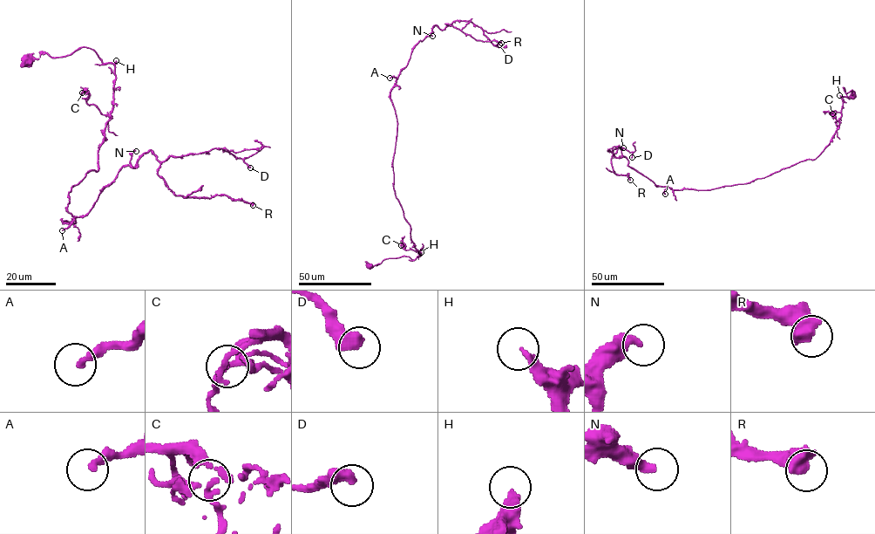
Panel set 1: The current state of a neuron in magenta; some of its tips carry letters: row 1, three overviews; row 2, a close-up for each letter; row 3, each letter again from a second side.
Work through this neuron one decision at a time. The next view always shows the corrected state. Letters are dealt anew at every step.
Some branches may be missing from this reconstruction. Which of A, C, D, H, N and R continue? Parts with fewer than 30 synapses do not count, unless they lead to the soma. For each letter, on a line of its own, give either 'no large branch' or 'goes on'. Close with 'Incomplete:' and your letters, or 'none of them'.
A: no large branch
C: no large branch
D: goes on
H: no large branch
N: no large branch
R: goes on
Incomplete: D, R

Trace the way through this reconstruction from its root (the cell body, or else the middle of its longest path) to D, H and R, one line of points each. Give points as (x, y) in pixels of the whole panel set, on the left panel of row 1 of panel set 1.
D: (28, 61), (90, 47), (114, 66), (98, 170), (63, 222), (149, 150), (223, 148), (250, 167)
H: (28, 61), (31, 63), (45, 53), (54, 58), (69, 56), (81, 47), (91, 49), (103, 63), (116, 60)
R: (28, 61), (90, 47), (114, 66), (98, 170), (63, 222), (149, 150), (176, 195), (253, 205)

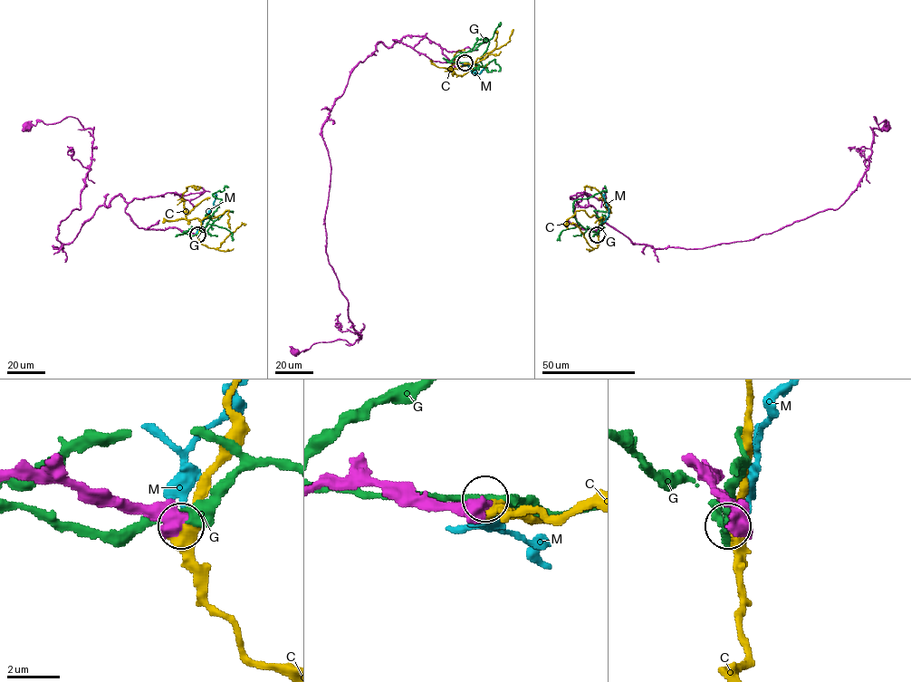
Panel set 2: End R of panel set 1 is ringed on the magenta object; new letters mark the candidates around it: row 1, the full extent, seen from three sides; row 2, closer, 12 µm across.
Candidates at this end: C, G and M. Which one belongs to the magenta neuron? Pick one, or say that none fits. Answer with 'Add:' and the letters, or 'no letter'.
Add: no letter

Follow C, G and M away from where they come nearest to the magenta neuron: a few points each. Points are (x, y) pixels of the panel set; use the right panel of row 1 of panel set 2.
C: (598, 235), (600, 218), (606, 218), (608, 212), (601, 194), (587, 185), (590, 189)
G: (598, 234), (576, 220), (573, 203), (606, 191), (605, 187)
M: (599, 234), (608, 216), (605, 193)

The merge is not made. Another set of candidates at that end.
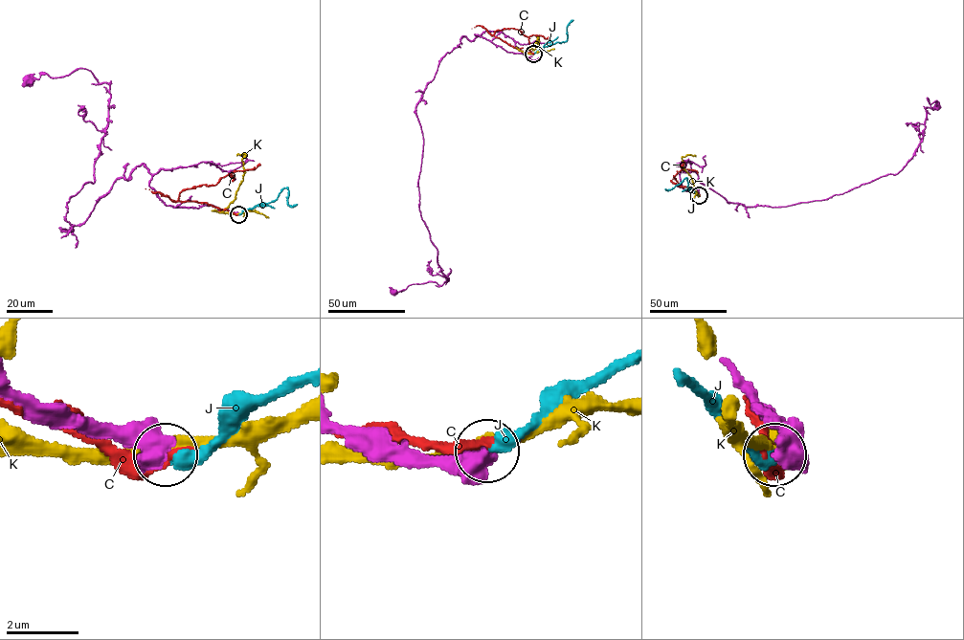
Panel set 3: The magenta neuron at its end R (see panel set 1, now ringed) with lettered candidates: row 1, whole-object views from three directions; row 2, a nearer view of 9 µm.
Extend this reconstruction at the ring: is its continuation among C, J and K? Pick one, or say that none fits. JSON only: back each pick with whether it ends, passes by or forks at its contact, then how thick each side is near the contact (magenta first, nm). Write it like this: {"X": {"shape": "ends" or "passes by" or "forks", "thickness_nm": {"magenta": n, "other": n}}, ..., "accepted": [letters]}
{"J": {"shape": "ends", "thickness_nm": {"magenta": 700, "other": 400}}, "accepted": ["J"]}

